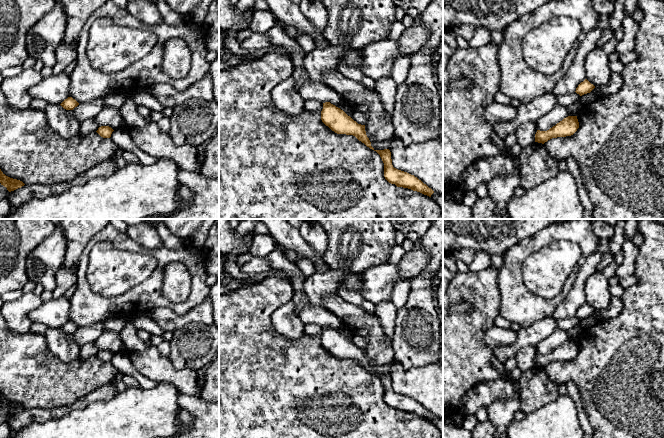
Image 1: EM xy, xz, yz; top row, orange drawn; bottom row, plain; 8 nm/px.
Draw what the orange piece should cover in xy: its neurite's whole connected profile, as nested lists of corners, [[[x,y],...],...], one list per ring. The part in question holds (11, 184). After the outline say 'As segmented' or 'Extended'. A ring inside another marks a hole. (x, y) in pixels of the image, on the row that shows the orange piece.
[[[0,169],[0,183],[1,185],[3,185],[4,187],[7,188],[7,190],[9,192],[14,191],[18,188],[21,188],[22,186],[24,186],[25,184],[17,179],[13,179],[10,178],[8,176],[6,176]]]. As segmented

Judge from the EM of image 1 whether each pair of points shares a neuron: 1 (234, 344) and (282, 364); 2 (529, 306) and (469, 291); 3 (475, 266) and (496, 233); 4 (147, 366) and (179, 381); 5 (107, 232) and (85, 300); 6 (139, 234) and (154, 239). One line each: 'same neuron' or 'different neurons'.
1: same neuron
2: different neurons
3: different neurons
4: same neuron
5: same neuron
6: same neuron

